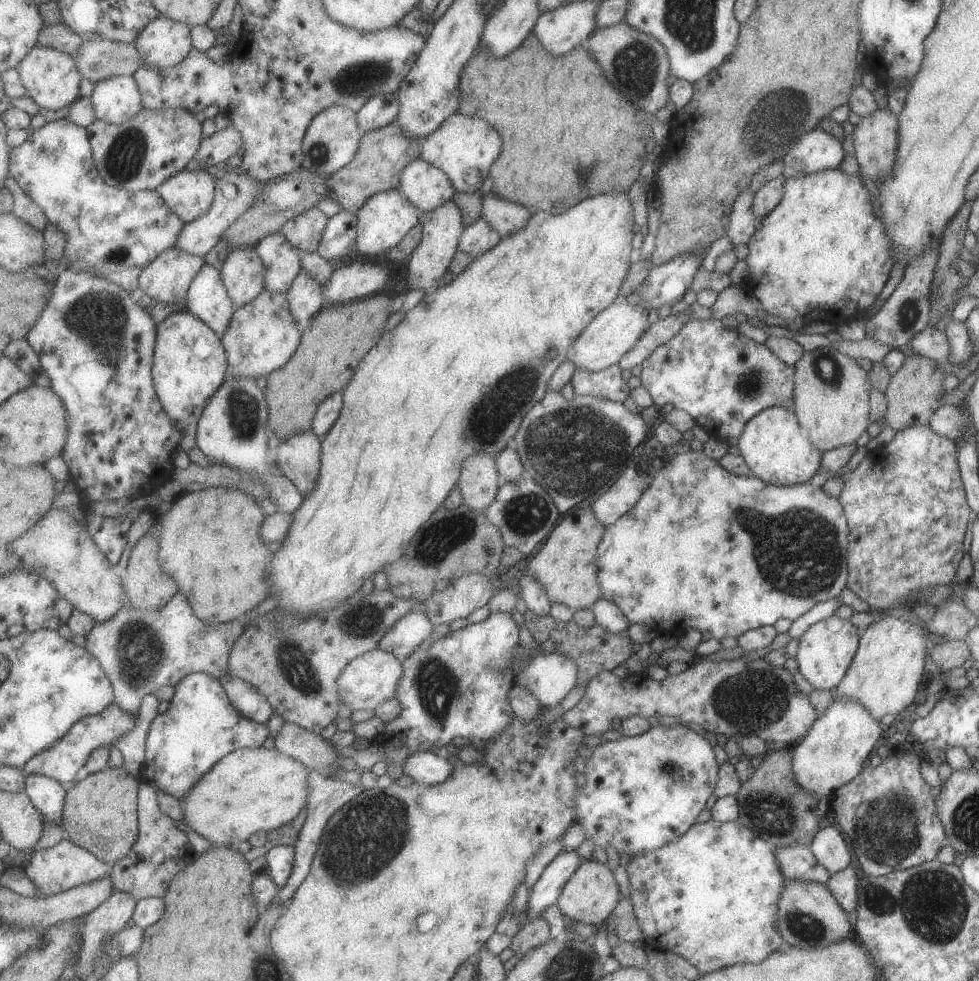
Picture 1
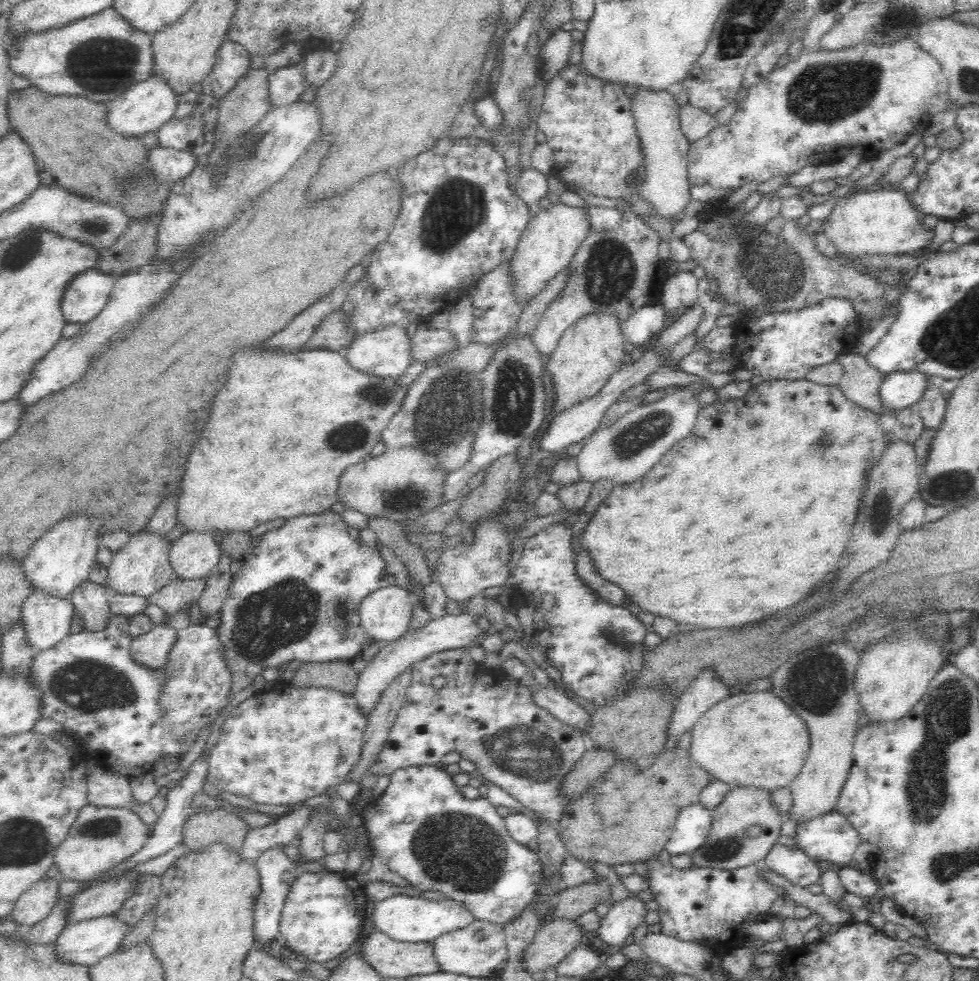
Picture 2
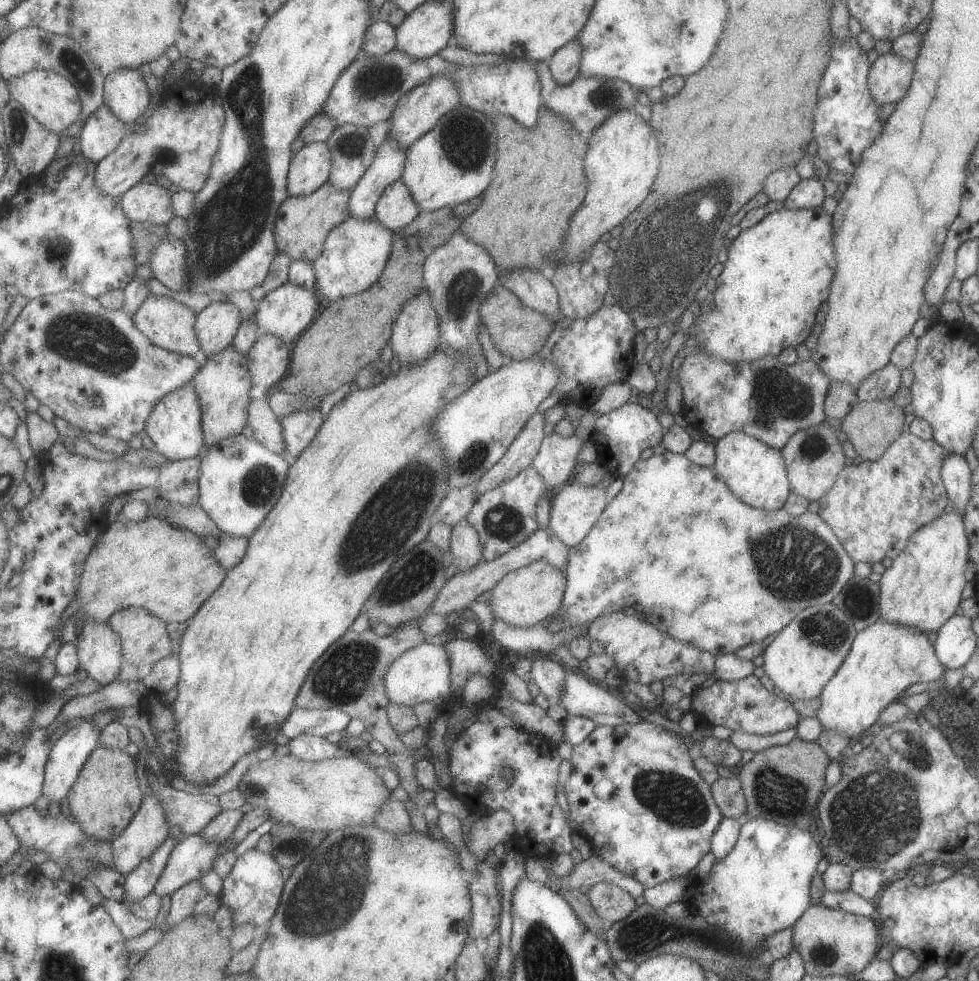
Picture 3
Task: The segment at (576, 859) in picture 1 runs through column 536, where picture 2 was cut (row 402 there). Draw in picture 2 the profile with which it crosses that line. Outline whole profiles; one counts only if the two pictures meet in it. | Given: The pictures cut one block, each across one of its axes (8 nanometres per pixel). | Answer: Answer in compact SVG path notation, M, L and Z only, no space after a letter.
M920 370L893 372L883 380L879 400L890 410L908 407L918 403L930 388L940 384L940 380Z

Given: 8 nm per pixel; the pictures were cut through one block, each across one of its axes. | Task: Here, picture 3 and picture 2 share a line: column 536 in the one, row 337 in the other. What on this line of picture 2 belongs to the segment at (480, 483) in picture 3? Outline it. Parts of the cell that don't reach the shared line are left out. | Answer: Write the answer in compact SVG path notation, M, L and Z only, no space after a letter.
M419 323L419 327L412 338L412 361L425 361L446 352L455 351L460 346L460 339L454 329L428 328Z

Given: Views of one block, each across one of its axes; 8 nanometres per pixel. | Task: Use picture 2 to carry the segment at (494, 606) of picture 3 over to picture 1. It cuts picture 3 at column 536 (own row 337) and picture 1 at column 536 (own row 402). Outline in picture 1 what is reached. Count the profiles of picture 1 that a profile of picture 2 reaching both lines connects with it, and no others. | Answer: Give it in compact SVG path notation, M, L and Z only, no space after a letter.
M591 505L565 515L558 524L559 530L551 533L544 547L527 566L527 573L535 575L543 583L552 602L565 603L576 611L589 608L601 598L596 551L603 536L603 524L595 516Z

